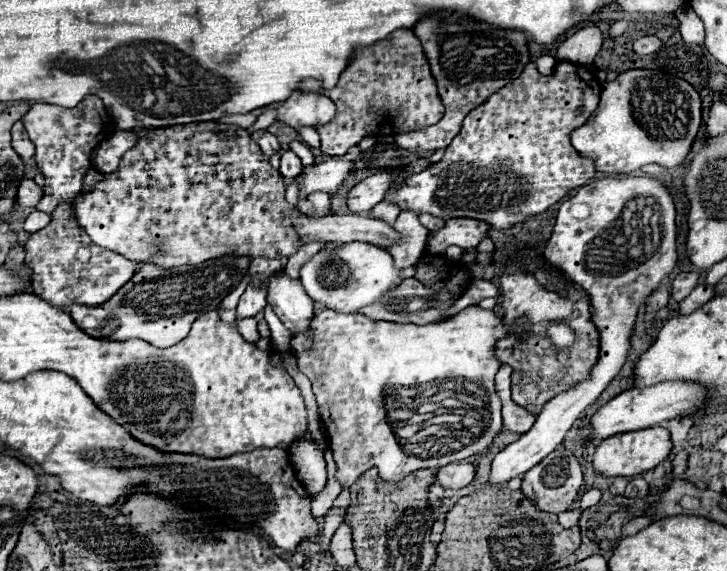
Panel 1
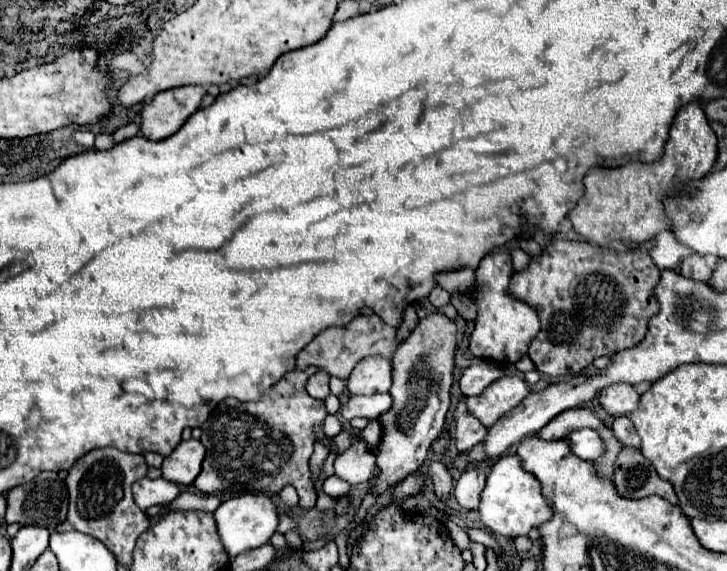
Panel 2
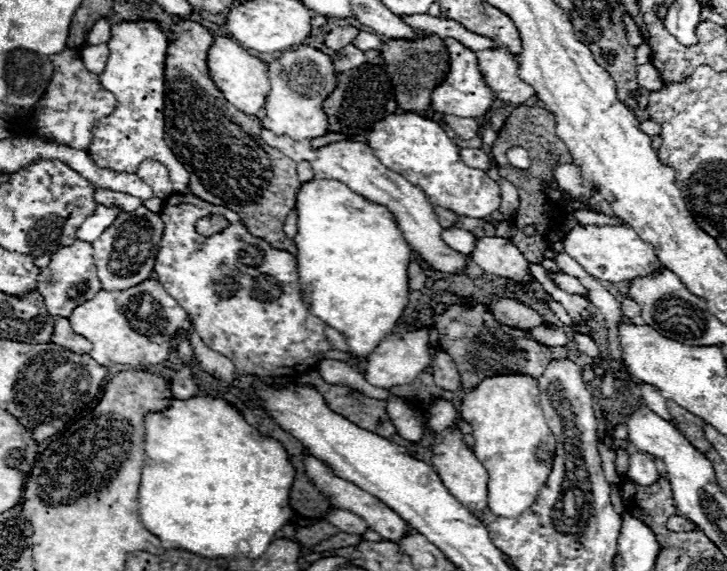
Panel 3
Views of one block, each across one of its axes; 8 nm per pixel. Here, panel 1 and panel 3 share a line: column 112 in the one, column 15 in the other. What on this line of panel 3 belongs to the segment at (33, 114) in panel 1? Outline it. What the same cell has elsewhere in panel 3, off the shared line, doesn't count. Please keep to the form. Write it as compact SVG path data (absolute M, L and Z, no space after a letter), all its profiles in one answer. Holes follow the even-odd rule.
M64 50L62 54L54 54L50 58L54 64L54 76L48 84L46 94L36 104L28 120L24 122L10 122L12 134L36 134L50 142L66 144L76 150L86 150L92 142L92 126L96 120L108 116L114 106L114 94L102 90L98 74L90 74L86 66L82 66L82 58L78 50Z

